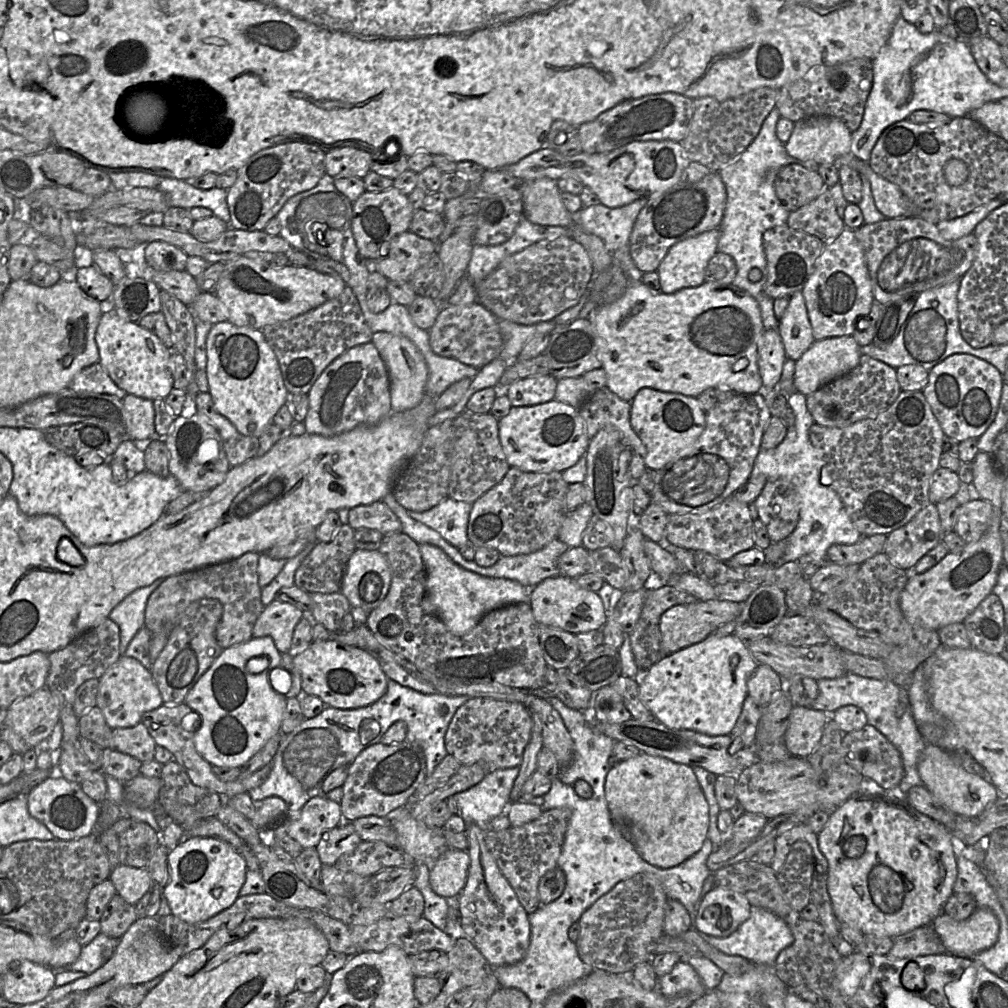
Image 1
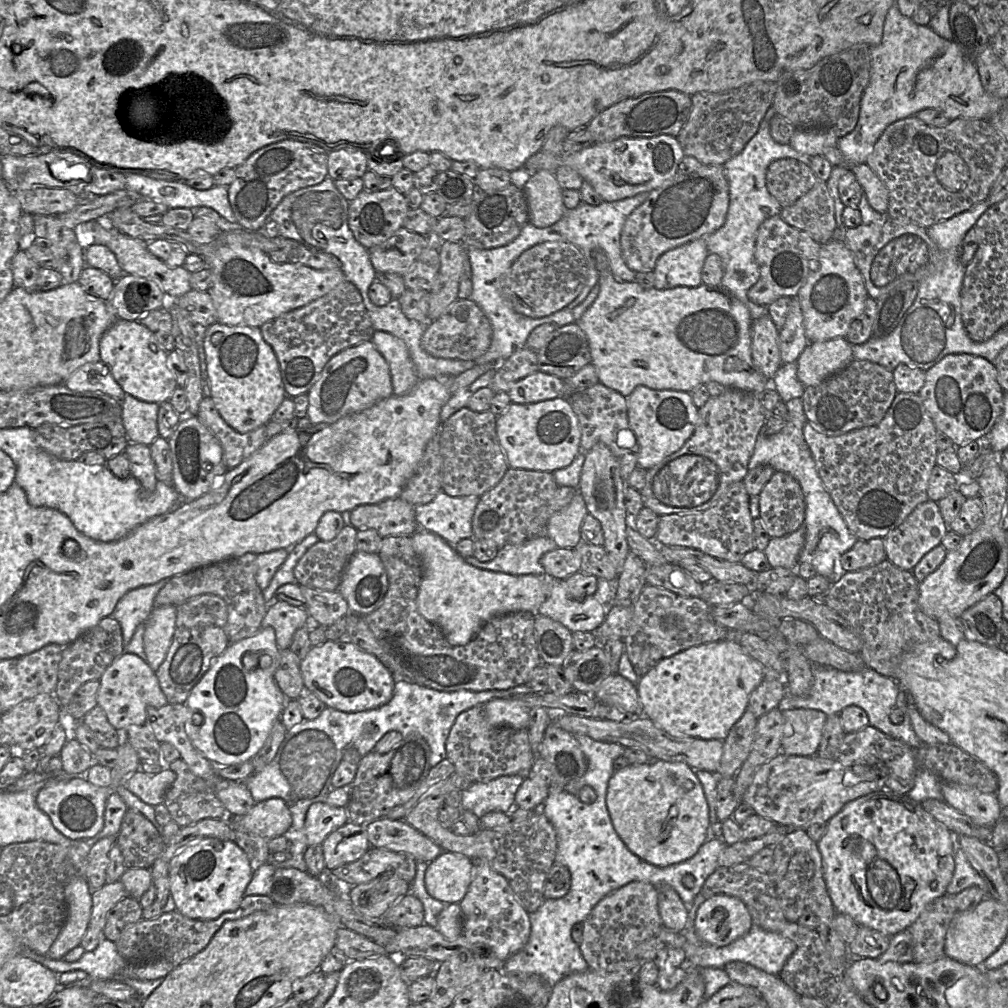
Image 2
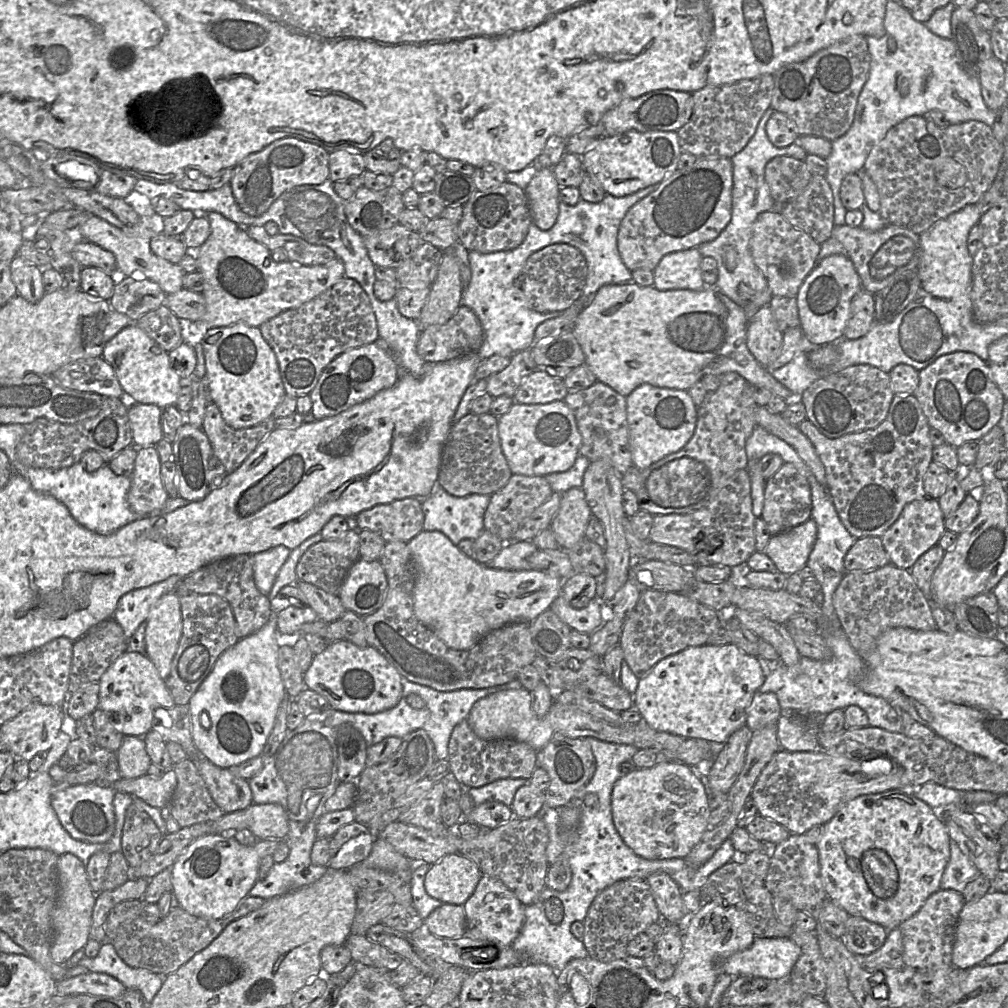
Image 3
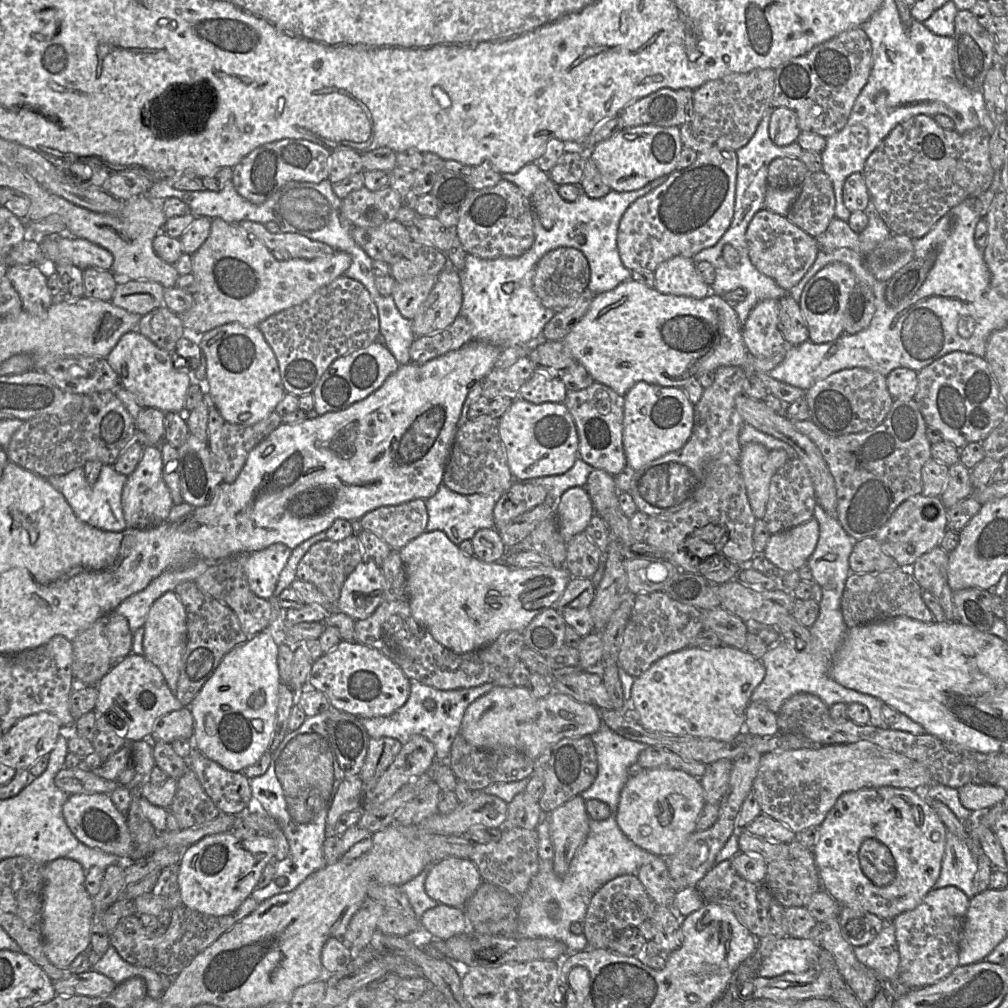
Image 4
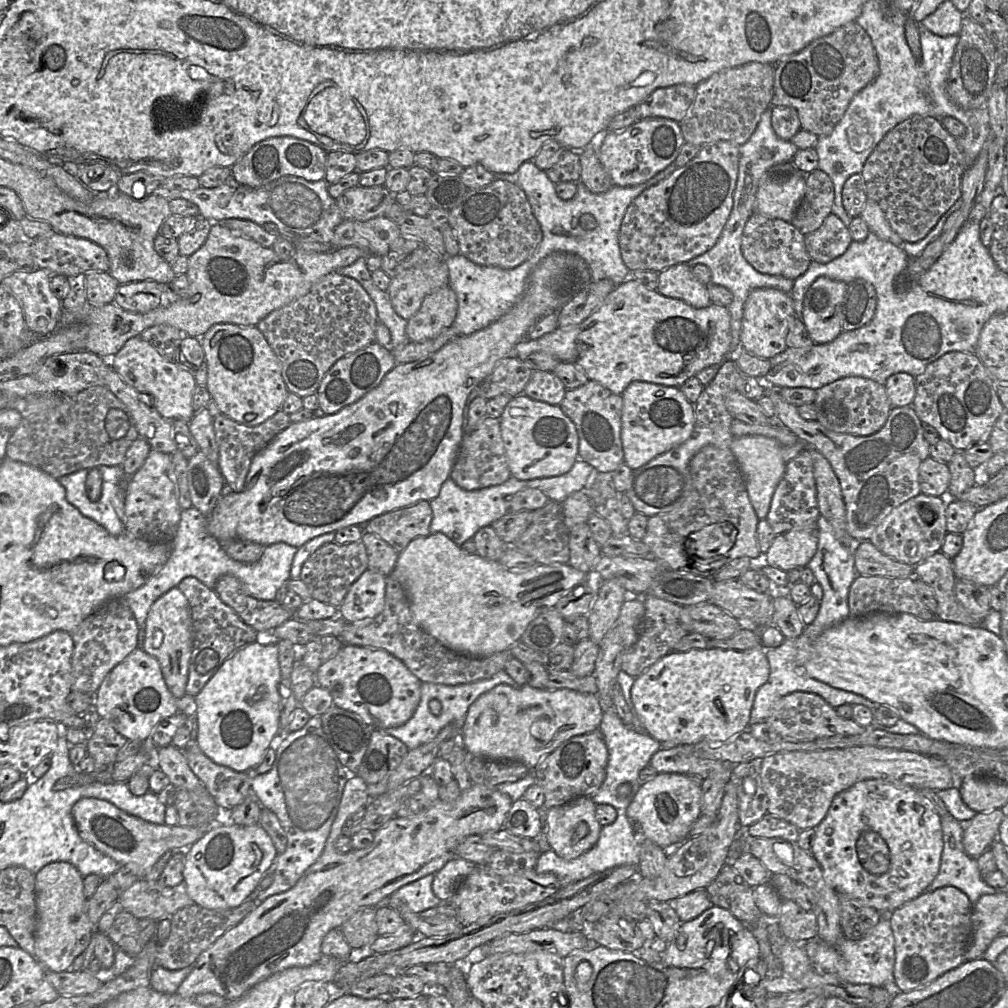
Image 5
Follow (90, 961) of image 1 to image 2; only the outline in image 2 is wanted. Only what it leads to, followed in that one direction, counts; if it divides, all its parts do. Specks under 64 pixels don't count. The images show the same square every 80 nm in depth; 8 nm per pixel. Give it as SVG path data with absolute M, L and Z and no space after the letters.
M105 936L102 937L102 940L93 951L85 951L76 962L55 960L47 955L39 955L29 948L22 948L20 955L48 968L57 974L57 978L63 972L82 970L93 979L115 980L118 979L118 973L127 964L119 954L115 943Z

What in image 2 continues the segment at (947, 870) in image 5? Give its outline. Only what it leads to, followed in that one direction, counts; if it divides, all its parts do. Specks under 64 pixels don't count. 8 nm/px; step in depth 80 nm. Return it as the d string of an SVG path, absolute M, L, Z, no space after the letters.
M954 839L954 861L955 869L952 879L947 886L946 893L956 895L964 889L971 886L978 886L981 888L985 897L989 896L988 886L981 875L974 869L969 862L959 842Z

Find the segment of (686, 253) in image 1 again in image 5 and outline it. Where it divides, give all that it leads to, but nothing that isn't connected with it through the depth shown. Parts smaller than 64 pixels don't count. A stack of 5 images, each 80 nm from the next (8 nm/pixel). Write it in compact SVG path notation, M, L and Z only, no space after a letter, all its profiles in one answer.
M680 263L666 268L658 274L657 291L670 298L680 299L694 308L705 308L711 304L707 286L692 273L692 267Z

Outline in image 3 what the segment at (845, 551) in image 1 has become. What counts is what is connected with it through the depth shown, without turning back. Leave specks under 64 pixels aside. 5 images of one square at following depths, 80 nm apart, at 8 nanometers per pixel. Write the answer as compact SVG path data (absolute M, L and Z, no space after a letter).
M878 536L857 539L844 557L846 572L873 570L887 564L890 558Z

